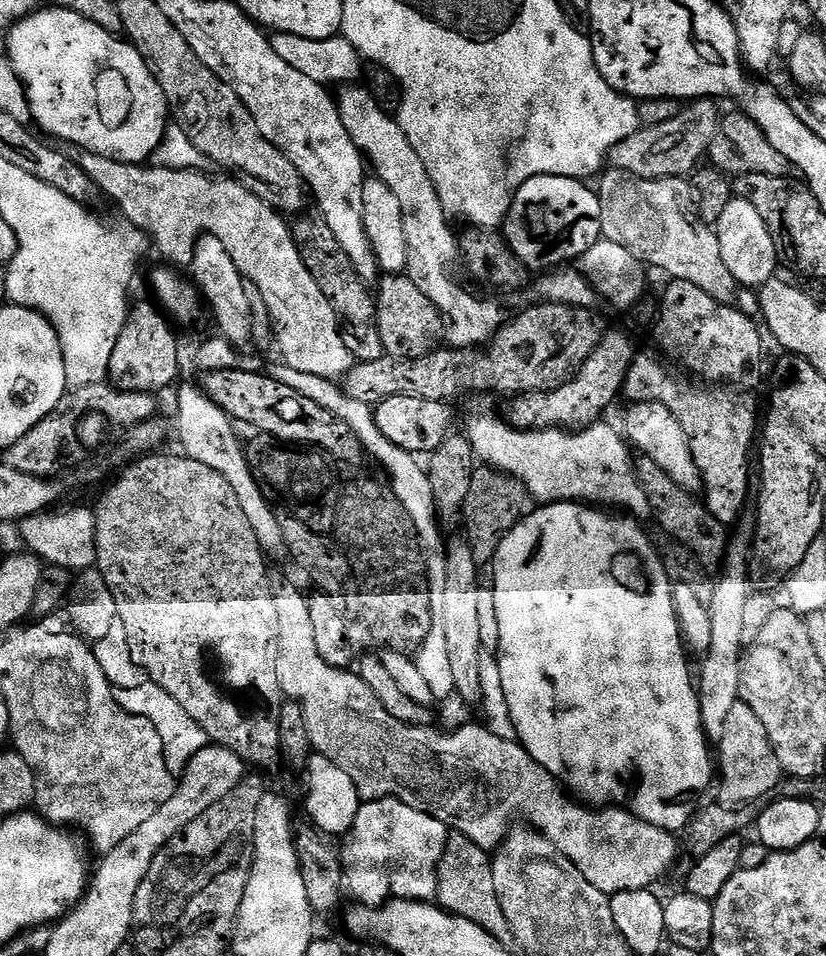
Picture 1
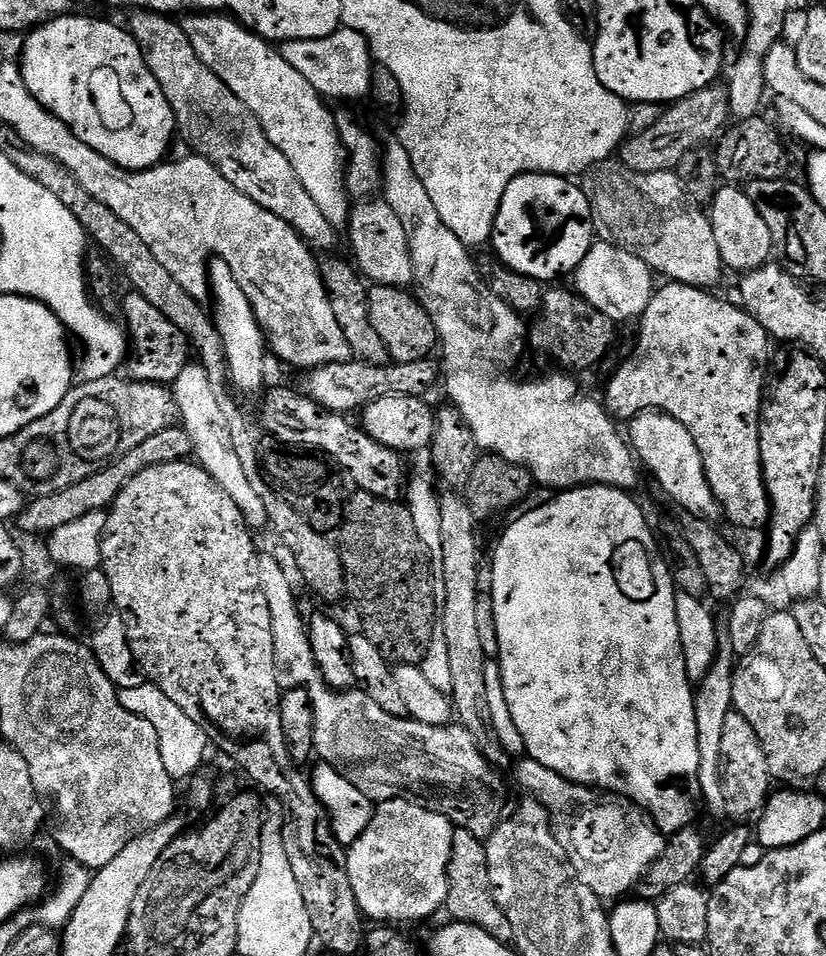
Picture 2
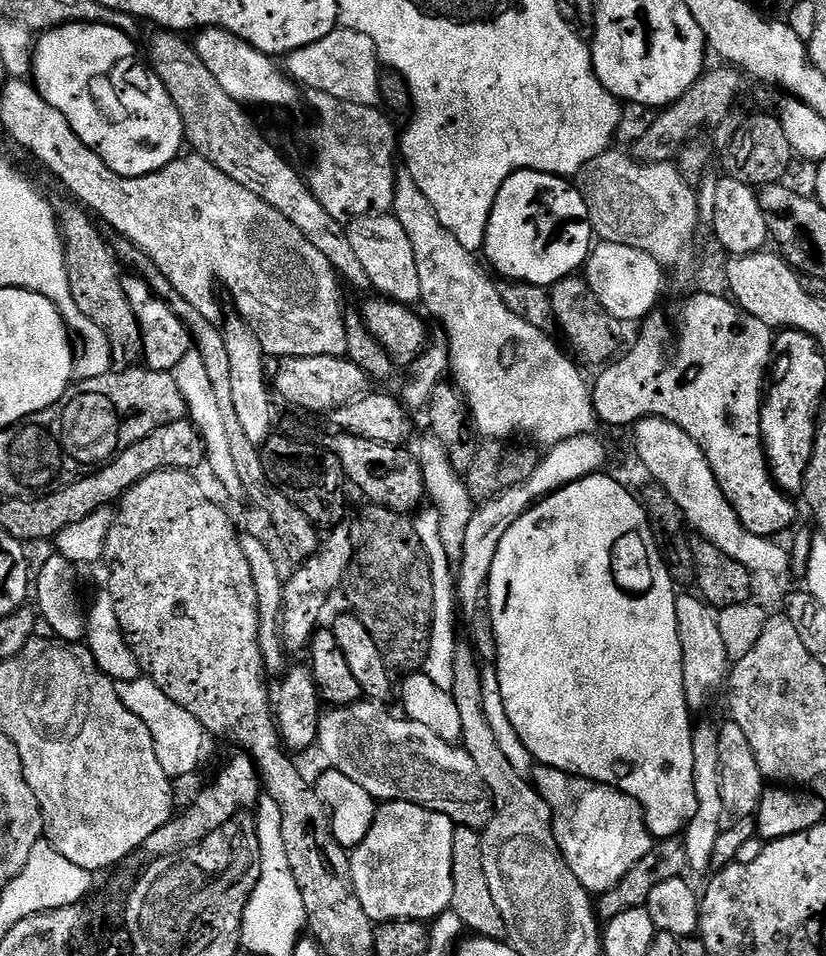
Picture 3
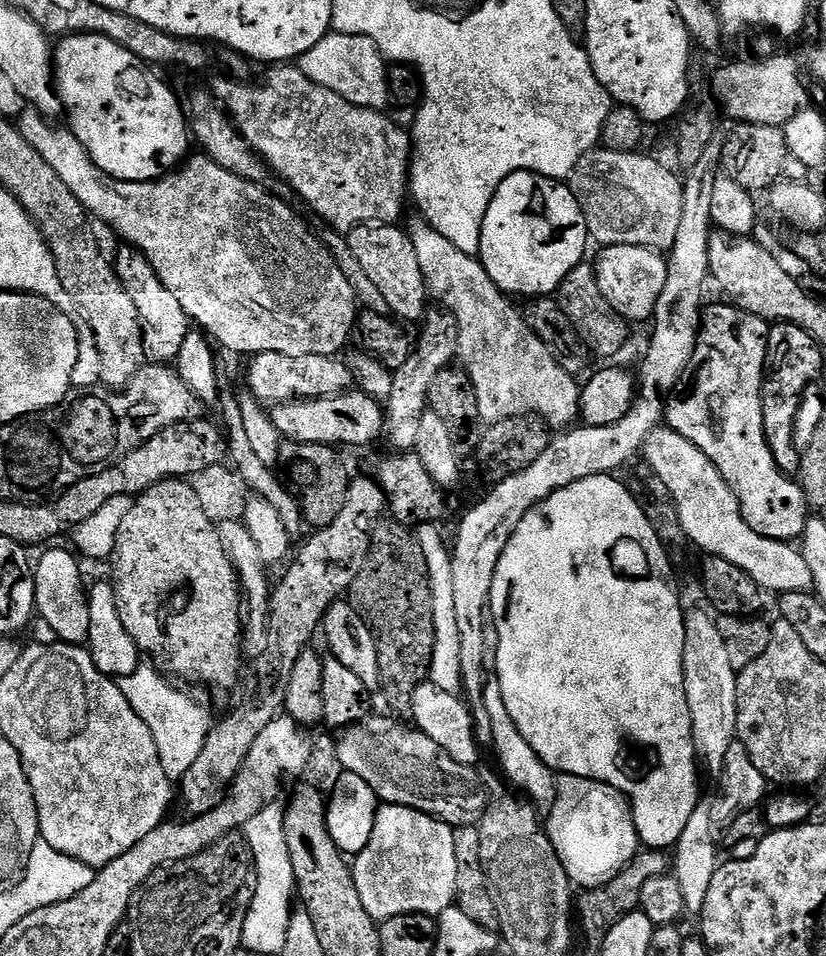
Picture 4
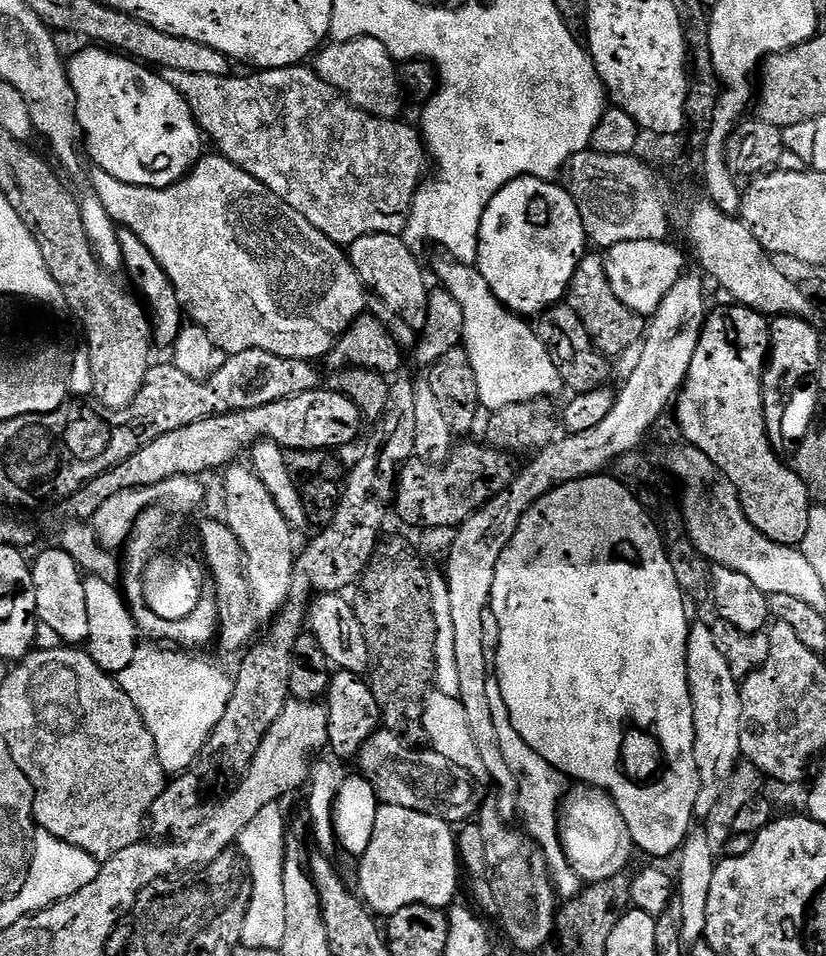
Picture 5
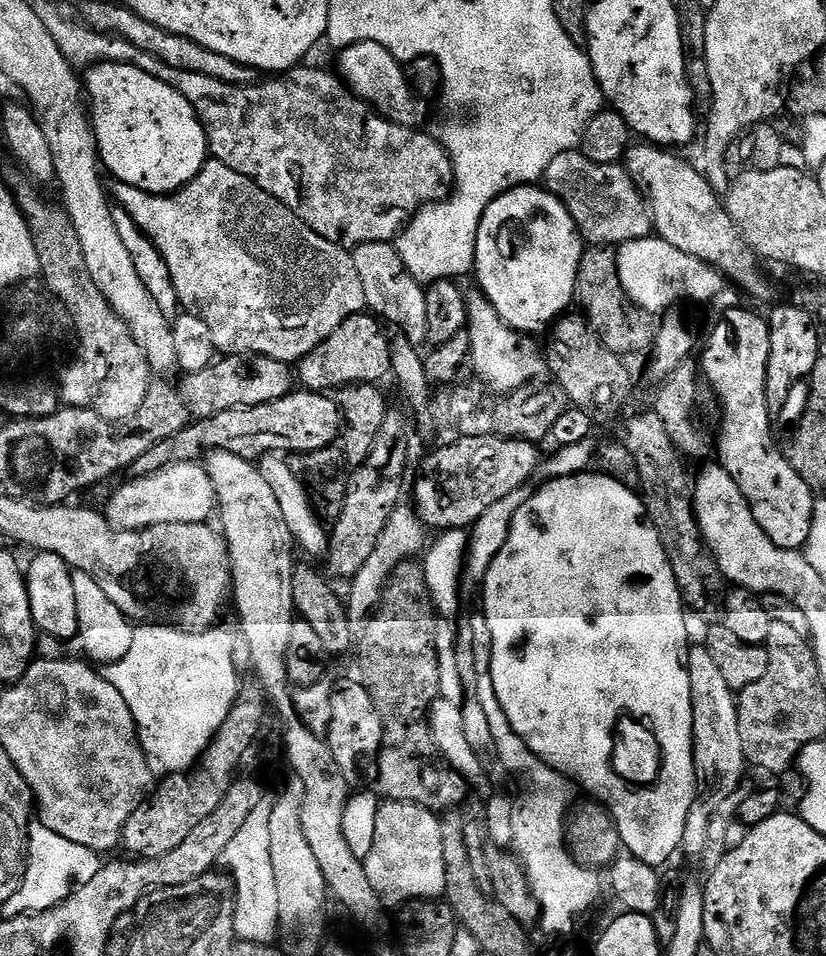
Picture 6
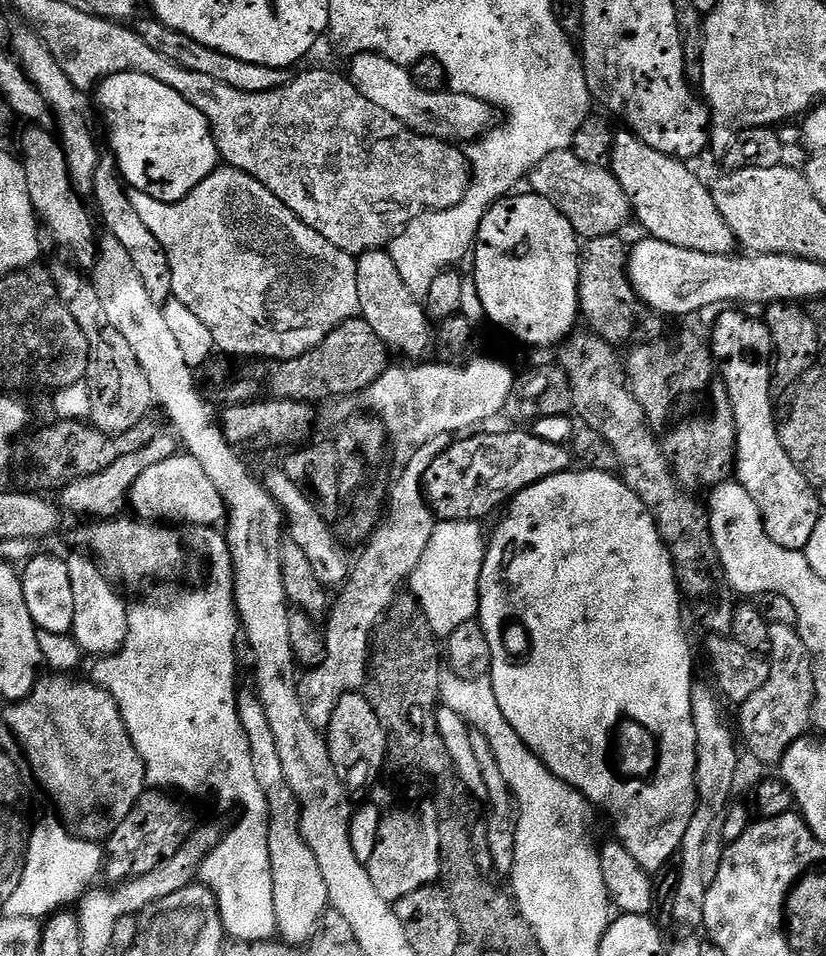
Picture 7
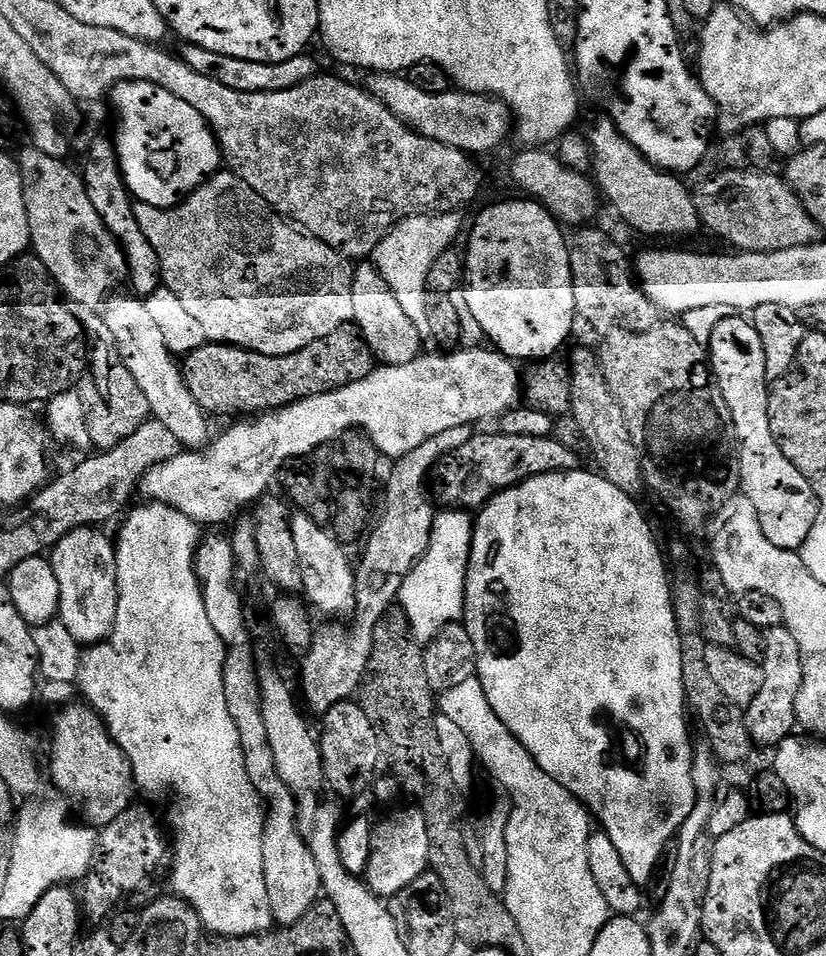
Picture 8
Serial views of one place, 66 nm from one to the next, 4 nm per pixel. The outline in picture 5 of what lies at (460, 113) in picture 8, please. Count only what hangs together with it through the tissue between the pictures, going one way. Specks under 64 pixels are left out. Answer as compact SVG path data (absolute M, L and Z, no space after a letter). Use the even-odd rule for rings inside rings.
M360 36L356 40L329 43L319 49L315 60L314 71L327 84L342 92L354 107L383 120L395 120L401 115L399 112L402 93L398 79L398 64L386 50L386 46L378 42L378 38Z

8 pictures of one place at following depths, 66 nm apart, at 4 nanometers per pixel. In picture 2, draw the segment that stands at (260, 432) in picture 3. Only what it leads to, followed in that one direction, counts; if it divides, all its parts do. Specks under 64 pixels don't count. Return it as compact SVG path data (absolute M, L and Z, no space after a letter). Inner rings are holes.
M216 258L209 263L208 290L212 321L218 326L218 334L222 334L223 349L226 351L229 381L238 392L259 395L265 387L264 374L268 359L264 332L250 306L250 300L246 298L246 292L242 286L238 286L238 278L234 278L224 260Z

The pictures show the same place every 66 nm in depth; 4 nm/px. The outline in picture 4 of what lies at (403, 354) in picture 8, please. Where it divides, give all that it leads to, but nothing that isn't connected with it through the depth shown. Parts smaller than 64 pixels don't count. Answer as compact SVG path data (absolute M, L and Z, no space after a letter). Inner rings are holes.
M360 224L347 233L346 239L362 270L366 270L382 298L386 298L388 312L397 321L423 321L430 307L430 297L422 278L422 266L418 266L418 258L414 254L414 242L410 242L407 231L396 224Z

